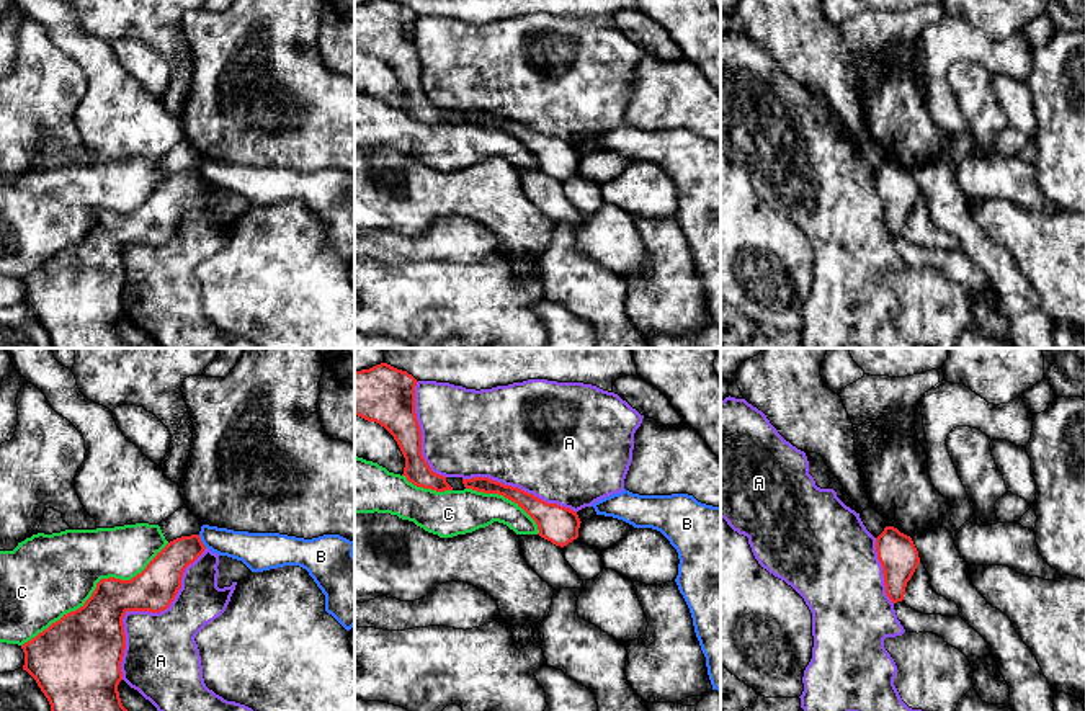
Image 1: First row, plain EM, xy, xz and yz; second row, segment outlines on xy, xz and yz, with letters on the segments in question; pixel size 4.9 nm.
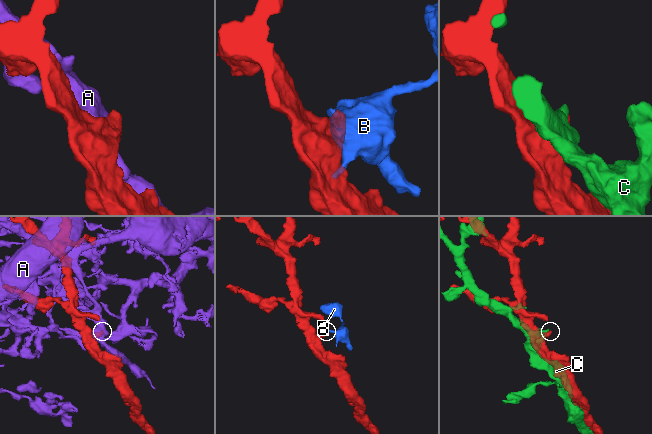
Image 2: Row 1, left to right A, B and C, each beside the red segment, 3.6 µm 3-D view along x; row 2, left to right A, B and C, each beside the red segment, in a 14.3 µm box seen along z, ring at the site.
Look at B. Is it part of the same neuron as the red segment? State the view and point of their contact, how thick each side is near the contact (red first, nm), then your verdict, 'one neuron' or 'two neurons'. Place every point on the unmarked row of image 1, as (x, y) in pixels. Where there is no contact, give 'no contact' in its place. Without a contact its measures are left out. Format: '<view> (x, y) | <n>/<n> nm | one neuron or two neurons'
xy (201, 175) | 180/160 nm | two neurons

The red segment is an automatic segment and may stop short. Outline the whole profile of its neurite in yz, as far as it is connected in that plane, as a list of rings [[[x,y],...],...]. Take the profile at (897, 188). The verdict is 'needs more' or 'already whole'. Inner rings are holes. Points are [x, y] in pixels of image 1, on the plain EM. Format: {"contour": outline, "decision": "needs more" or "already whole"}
{"contour": [[[886,160],[876,172],[876,186],[882,199],[886,229],[892,237],[902,235],[907,216],[920,198],[912,172],[894,160]]], "decision": "already whole"}

